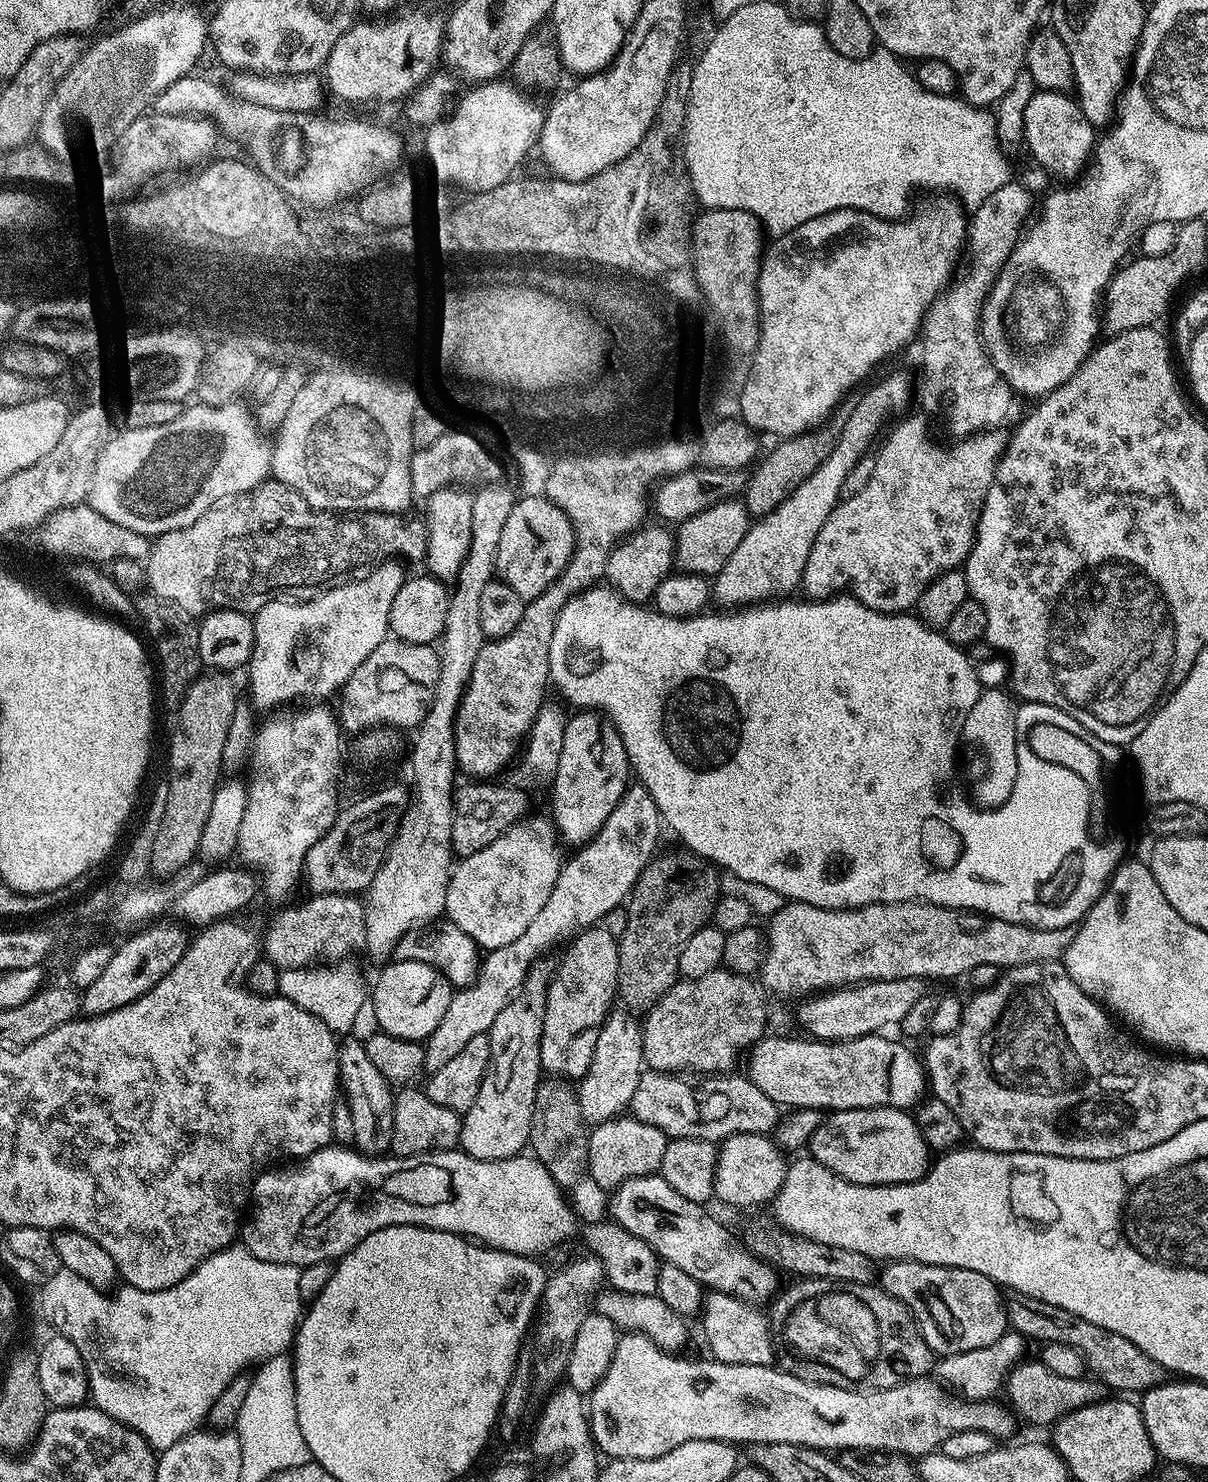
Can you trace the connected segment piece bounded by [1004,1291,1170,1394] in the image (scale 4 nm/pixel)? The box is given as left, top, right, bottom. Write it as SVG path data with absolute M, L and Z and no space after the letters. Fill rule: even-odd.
M1009 1291L1004 1296L1004 1309L1008 1315L1008 1326L1011 1331L1020 1332L1029 1341L1040 1340L1044 1344L1062 1342L1062 1346L1074 1346L1078 1354L1082 1354L1084 1367L1105 1389L1116 1394L1143 1394L1160 1384L1169 1383L1170 1373L1163 1368L1150 1354L1138 1350L1134 1342L1122 1338L1122 1334L1114 1334L1102 1330L1102 1326L1094 1326L1094 1322L1086 1322L1086 1318L1078 1318L1078 1314L1070 1314L1070 1310L1062 1310L1062 1306L1050 1306L1050 1302L1038 1302L1038 1298L1030 1298L1030 1294Z

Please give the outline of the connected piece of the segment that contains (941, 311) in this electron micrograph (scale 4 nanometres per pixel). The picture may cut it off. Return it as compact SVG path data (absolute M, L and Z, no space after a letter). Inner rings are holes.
M1010 182L1002 186L1002 190L994 190L994 194L990 194L990 198L982 201L979 208L971 213L972 226L968 230L968 248L972 251L972 261L969 262L968 269L964 273L961 271L949 283L943 295L928 309L928 315L922 325L922 376L940 376L940 380L948 380L948 384L960 384L960 368L964 368L964 372L972 368L972 380L964 376L964 384L972 384L968 392L972 392L972 404L976 404L976 408L980 408L980 396L976 396L976 392L984 392L984 388L988 388L988 392L1004 392L1004 386L1007 384L1006 381L996 384L996 377L1000 373L991 364L984 342L980 338L980 315L988 298L988 291L1010 260L1034 212L1031 194L1016 183Z

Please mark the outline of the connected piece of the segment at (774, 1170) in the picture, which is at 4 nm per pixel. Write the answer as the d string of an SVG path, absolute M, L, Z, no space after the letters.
M734 1134L719 1141L716 1153L716 1173L714 1174L714 1196L724 1204L733 1204L736 1208L750 1208L754 1204L767 1205L772 1197L778 1194L782 1182L788 1173L789 1157L784 1157L779 1144L767 1135Z

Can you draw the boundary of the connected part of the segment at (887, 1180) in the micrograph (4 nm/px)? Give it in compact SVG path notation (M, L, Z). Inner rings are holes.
M859 1108L858 1110L846 1110L845 1112L833 1111L829 1118L821 1119L818 1130L814 1130L814 1134L808 1143L808 1150L811 1157L820 1165L826 1166L832 1173L838 1174L847 1181L852 1181L858 1185L890 1185L890 1184L912 1184L914 1181L921 1180L930 1167L930 1149L928 1144L922 1138L922 1134L918 1130L915 1119L903 1108Z

